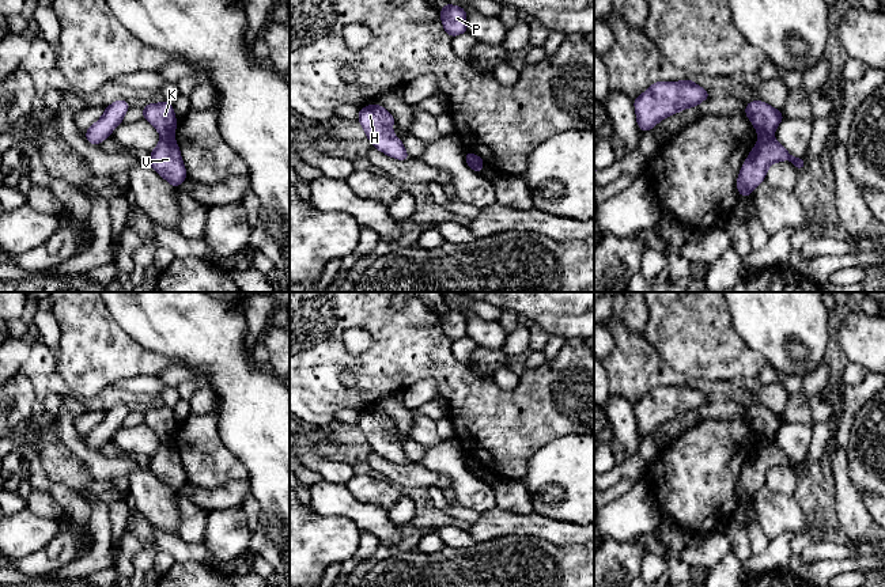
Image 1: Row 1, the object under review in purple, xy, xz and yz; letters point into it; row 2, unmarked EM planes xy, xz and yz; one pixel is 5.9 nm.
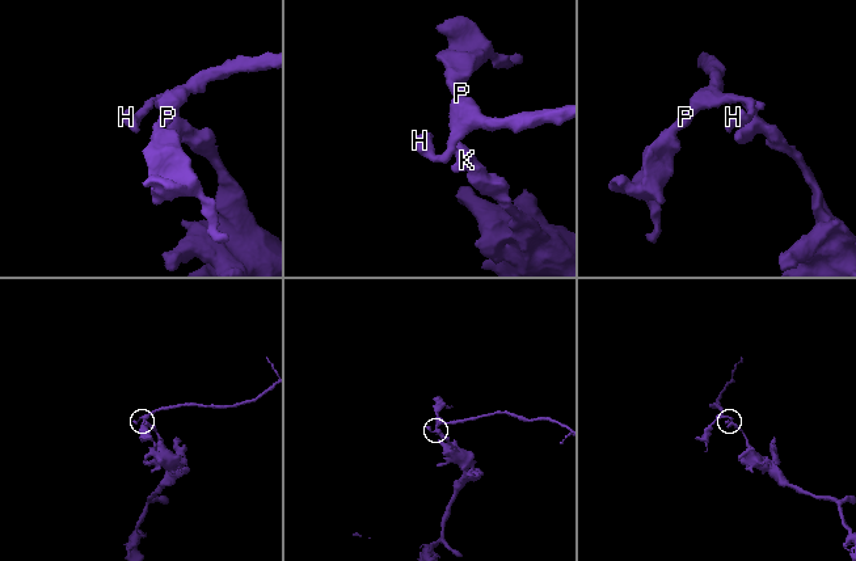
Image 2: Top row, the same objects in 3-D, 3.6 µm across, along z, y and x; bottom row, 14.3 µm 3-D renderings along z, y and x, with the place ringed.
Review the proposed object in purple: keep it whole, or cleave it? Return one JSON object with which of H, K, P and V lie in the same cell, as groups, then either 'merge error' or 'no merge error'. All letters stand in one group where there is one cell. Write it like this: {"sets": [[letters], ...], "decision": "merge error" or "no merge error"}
{"sets": [["H", "K", "P"], ["V"]], "decision": "merge error"}

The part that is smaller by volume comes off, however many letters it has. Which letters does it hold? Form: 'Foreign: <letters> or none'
Foreign: H, K, P

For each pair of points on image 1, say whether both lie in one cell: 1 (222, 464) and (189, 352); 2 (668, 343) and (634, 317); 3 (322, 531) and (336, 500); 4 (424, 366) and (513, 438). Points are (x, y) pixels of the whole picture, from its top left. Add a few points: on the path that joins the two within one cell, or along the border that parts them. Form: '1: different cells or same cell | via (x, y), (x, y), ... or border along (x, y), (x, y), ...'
1: different cells | border along (215, 412), (218, 432), (223, 443)
2: different cells | border along (647, 306), (647, 324), (642, 333)
3: different cells | border along (310, 506), (322, 515), (347, 517), (359, 529)
4: same cell | via (446, 372), (491, 417)

